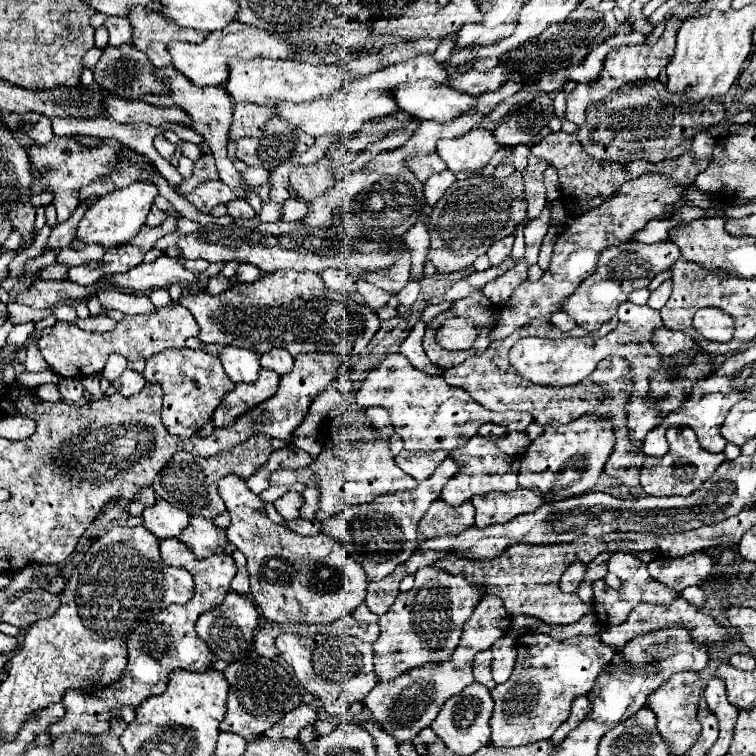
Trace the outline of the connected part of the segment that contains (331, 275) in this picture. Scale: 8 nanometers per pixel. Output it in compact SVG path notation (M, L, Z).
M326 268L320 272L320 278L324 280L324 284L330 290L338 290L338 292L350 292L354 286L354 280L350 274L346 274L344 270L338 268Z

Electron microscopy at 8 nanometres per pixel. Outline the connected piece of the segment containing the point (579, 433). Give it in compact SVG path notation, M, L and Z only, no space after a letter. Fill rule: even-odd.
M584 414L570 424L547 428L519 457L518 482L522 488L538 488L544 502L558 502L594 488L612 452L612 422L604 416Z

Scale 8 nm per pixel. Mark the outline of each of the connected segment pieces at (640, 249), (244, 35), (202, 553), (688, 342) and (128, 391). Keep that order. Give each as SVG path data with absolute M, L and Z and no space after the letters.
M632 242L632 246L610 246L608 250L602 250L596 272L588 276L570 298L564 300L562 312L576 318L578 326L594 332L616 314L618 306L628 300L630 292L646 288L658 272L668 270L678 258L680 250L674 242L656 242L656 244Z
M238 20L230 22L226 28L208 34L206 42L202 44L188 44L188 42L172 42L172 46L168 46L174 66L186 76L190 78L194 84L198 86L218 86L220 82L224 82L230 74L230 60L232 58L254 58L254 56L272 56L272 58L288 58L290 54L296 52L296 44L276 38L276 34L256 28L256 26L248 26L242 24Z
M190 518L190 524L182 530L178 540L184 542L196 558L208 558L222 552L222 534L224 530L218 530L210 520Z
M668 328L656 330L656 334L652 336L652 342L656 342L656 350L662 356L672 356L672 354L676 354L680 350L688 350L696 344L684 332L676 332L676 330L668 330Z
M124 370L124 374L114 382L118 392L124 394L124 396L138 394L144 388L144 384L146 384L144 376L140 372L134 372L134 370Z

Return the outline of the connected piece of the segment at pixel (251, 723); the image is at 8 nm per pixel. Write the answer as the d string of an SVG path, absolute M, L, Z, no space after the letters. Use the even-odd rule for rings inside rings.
M246 658L240 662L232 662L224 668L224 676L230 682L228 694L228 712L220 724L222 732L232 732L242 736L244 740L254 740L264 734L264 730L272 728L284 714L294 710L300 702L300 686L294 676L274 660L268 658Z

